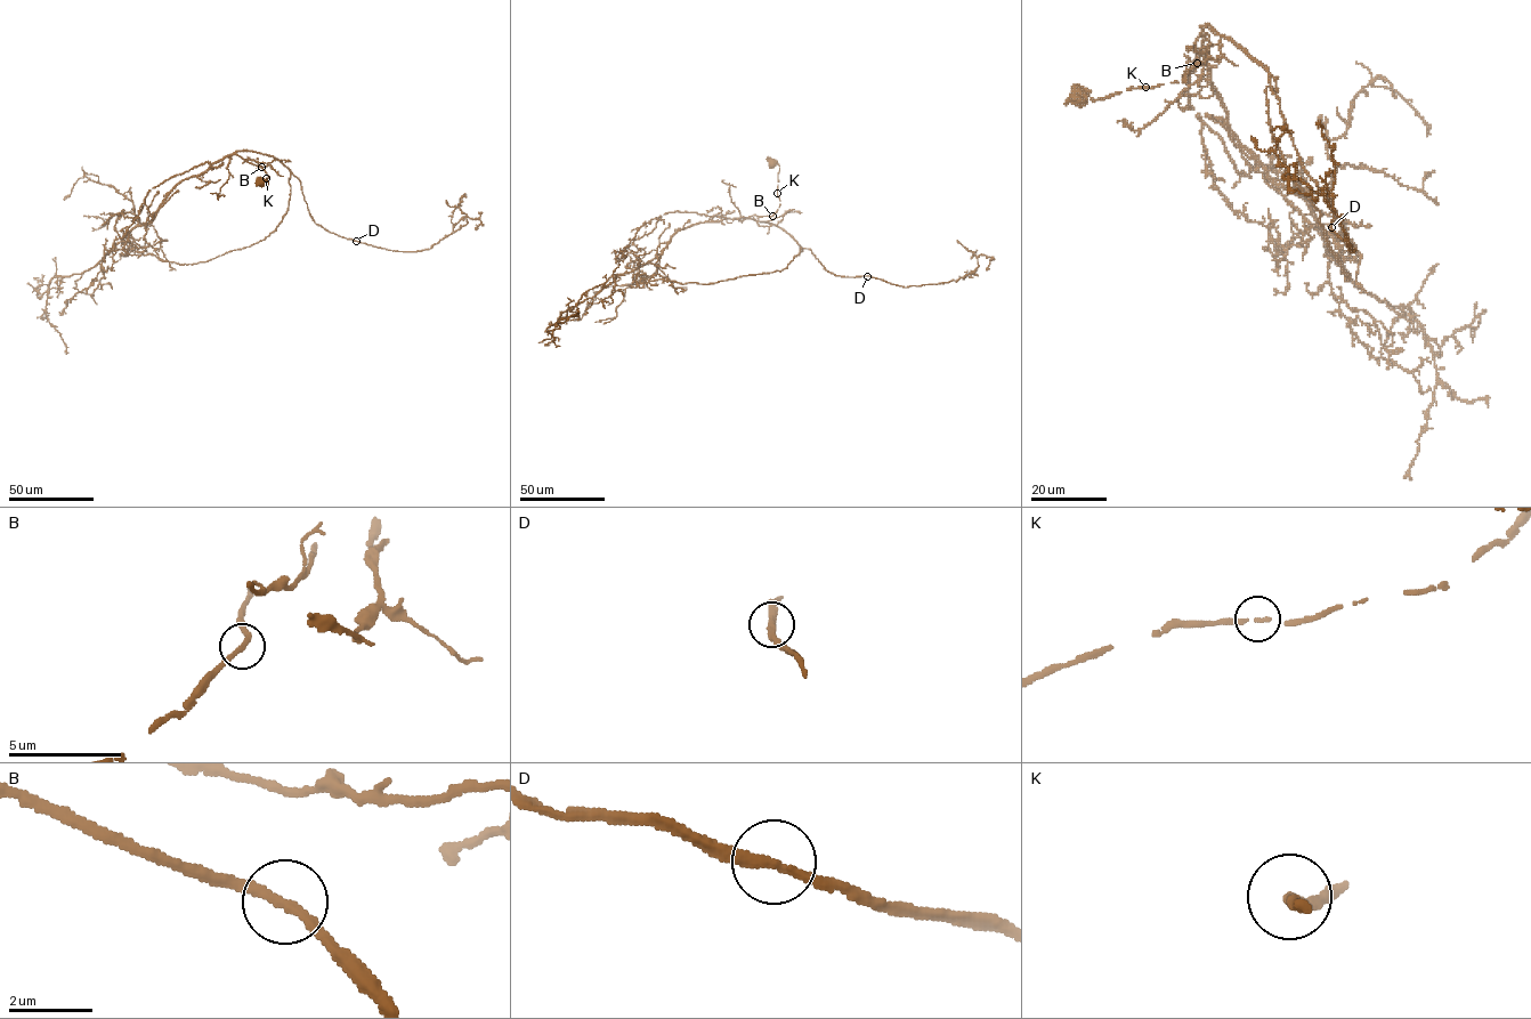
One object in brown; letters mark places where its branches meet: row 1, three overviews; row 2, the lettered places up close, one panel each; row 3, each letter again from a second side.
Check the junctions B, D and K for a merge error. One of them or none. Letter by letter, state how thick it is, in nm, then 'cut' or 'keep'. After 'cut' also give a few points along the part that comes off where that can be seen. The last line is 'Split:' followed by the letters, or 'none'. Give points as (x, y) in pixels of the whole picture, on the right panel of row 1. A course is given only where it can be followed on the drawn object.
B: calibre 240 nm; keep
D: calibre 240 nm; keep
K: calibre 160 nm; keep
Split: none

